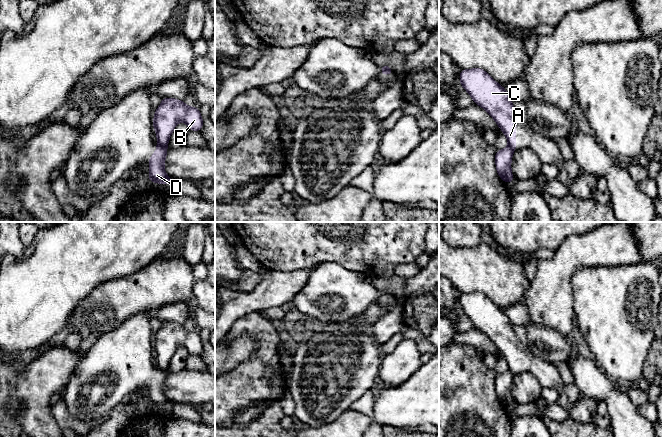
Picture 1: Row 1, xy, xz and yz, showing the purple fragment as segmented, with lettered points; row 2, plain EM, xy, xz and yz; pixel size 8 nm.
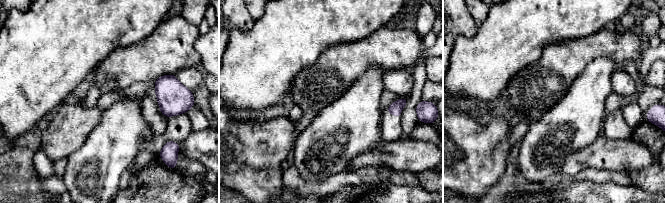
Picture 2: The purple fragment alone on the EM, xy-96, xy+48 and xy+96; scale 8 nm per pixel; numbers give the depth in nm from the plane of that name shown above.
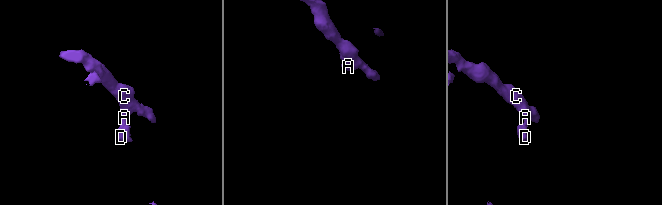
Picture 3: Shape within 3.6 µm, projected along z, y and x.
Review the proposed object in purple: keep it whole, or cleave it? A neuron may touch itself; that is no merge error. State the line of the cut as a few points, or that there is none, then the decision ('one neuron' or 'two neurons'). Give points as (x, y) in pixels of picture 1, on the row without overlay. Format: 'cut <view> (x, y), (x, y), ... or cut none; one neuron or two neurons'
cut xy (157, 369), (166, 372); two neurons

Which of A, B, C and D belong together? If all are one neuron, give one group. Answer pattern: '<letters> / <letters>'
A B C / D

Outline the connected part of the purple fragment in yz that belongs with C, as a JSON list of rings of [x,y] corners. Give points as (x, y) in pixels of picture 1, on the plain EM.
[[[481,292],[461,293],[460,308],[476,329],[485,333],[516,374],[516,348],[520,344],[505,312]]]

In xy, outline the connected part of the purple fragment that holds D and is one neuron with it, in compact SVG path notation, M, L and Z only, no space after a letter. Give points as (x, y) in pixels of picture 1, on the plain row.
M157 370L157 374L152 378L148 385L150 396L148 403L150 406L158 408L173 408L176 405L171 403L164 394L164 386L167 380L167 372Z

